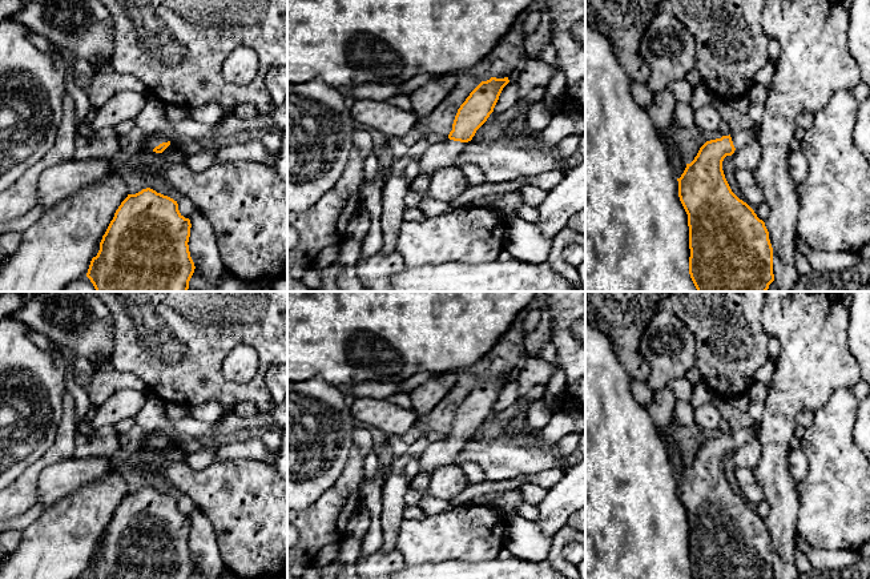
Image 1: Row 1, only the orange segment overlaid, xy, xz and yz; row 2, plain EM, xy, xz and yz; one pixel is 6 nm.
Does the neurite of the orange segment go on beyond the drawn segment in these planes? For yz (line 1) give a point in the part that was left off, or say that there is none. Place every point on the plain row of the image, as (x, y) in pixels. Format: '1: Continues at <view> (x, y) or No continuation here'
1: Continues at yz (740, 437)

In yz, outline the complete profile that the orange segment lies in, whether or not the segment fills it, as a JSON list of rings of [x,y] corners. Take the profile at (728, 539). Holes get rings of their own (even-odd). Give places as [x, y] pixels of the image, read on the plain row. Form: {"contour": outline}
{"contour": [[[758,429],[706,439],[677,477],[688,512],[692,579],[774,579],[765,520],[732,490],[722,469],[726,454],[753,439]]]}

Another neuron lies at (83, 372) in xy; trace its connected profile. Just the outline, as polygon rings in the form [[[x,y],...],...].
[[[77,357],[73,366],[74,382],[82,389],[88,390],[94,374],[96,374],[96,370],[90,366],[89,359],[84,357]]]

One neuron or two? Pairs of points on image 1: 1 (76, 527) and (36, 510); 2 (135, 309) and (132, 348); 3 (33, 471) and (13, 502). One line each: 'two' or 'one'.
1: two
2: one
3: one

